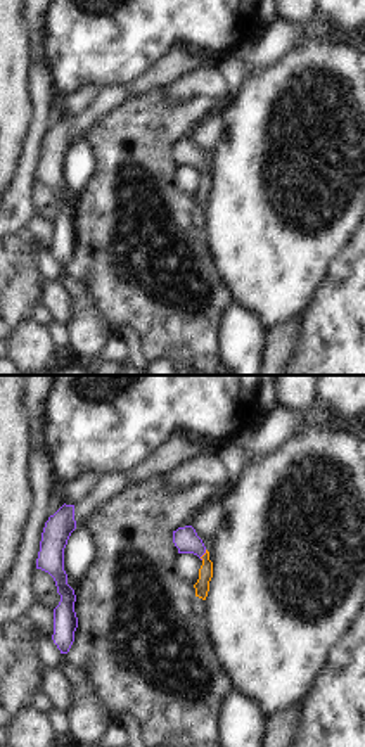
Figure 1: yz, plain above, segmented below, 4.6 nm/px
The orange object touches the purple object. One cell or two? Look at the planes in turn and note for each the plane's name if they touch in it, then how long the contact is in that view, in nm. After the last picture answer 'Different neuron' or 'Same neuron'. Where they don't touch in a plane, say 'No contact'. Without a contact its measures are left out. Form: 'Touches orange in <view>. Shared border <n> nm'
Touches orange in yz. Shared border 50 nm

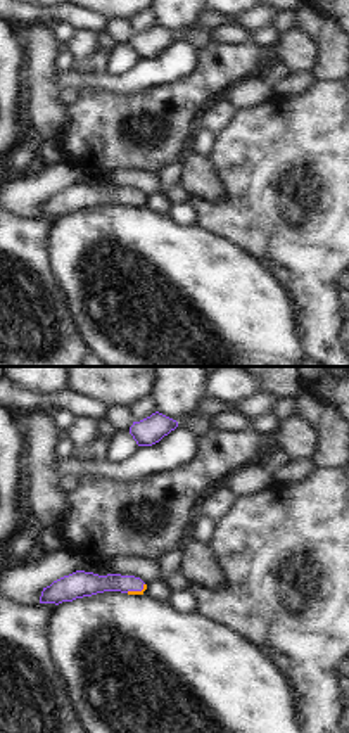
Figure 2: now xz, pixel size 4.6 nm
Touches orange in xz. Shared border 100 nm

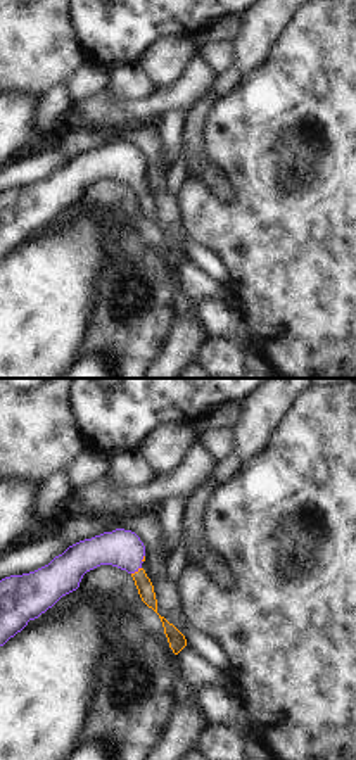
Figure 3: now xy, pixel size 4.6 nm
Touches orange in xy. Shared border 60 nm

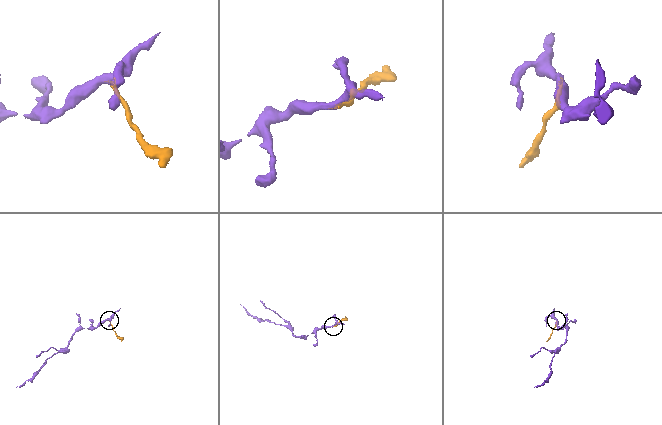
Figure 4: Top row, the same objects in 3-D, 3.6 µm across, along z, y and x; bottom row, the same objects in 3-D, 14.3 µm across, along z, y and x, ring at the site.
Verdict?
Same neuron

